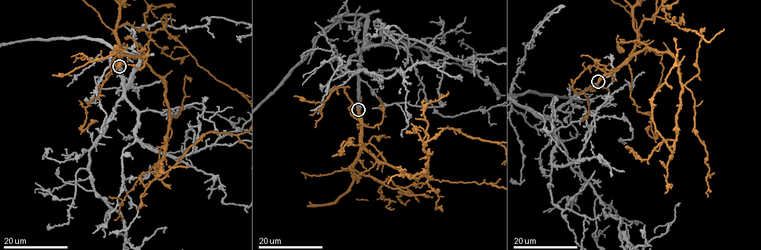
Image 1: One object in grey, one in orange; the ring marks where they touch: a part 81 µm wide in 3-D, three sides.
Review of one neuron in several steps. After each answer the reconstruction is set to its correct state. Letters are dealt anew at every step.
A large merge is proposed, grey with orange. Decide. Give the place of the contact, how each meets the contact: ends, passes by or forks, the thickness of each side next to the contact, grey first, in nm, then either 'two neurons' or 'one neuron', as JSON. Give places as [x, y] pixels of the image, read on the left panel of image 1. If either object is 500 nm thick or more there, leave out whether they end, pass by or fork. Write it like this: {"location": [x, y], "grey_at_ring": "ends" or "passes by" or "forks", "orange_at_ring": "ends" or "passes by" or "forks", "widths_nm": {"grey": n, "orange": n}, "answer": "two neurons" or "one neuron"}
{"location": [119, 66], "widths_nm": {"grey": 550, "orange": 550}, "answer": "one neuron"}

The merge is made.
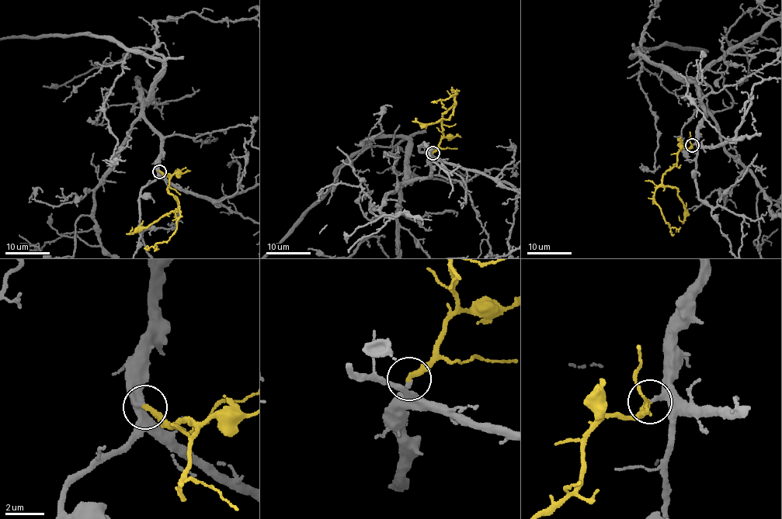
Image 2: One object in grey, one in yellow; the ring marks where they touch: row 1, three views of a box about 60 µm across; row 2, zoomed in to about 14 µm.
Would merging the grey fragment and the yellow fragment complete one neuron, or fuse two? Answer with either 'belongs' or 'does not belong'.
belongs

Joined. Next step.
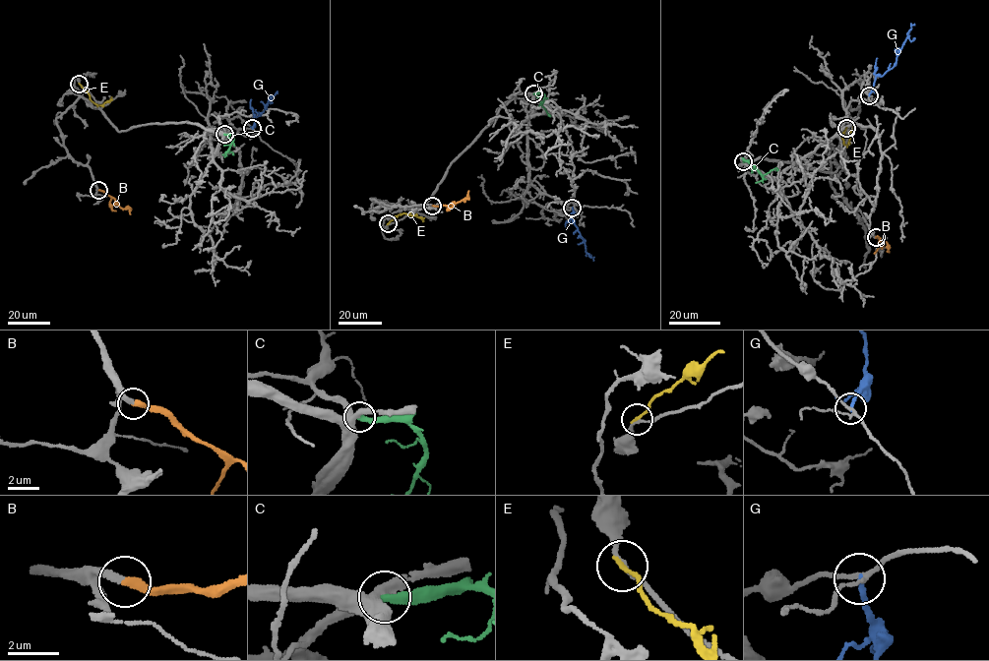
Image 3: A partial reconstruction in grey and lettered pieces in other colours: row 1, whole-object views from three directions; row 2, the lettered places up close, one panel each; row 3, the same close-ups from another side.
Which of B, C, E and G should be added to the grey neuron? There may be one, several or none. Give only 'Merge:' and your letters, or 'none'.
Merge: B

